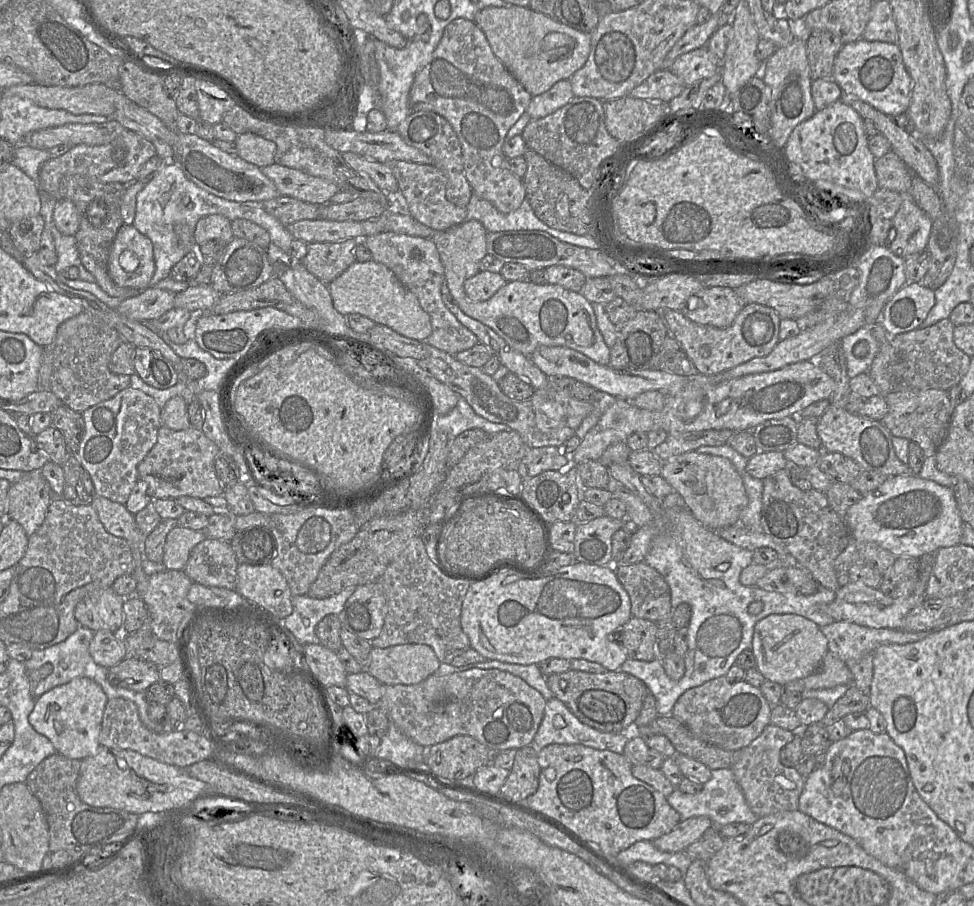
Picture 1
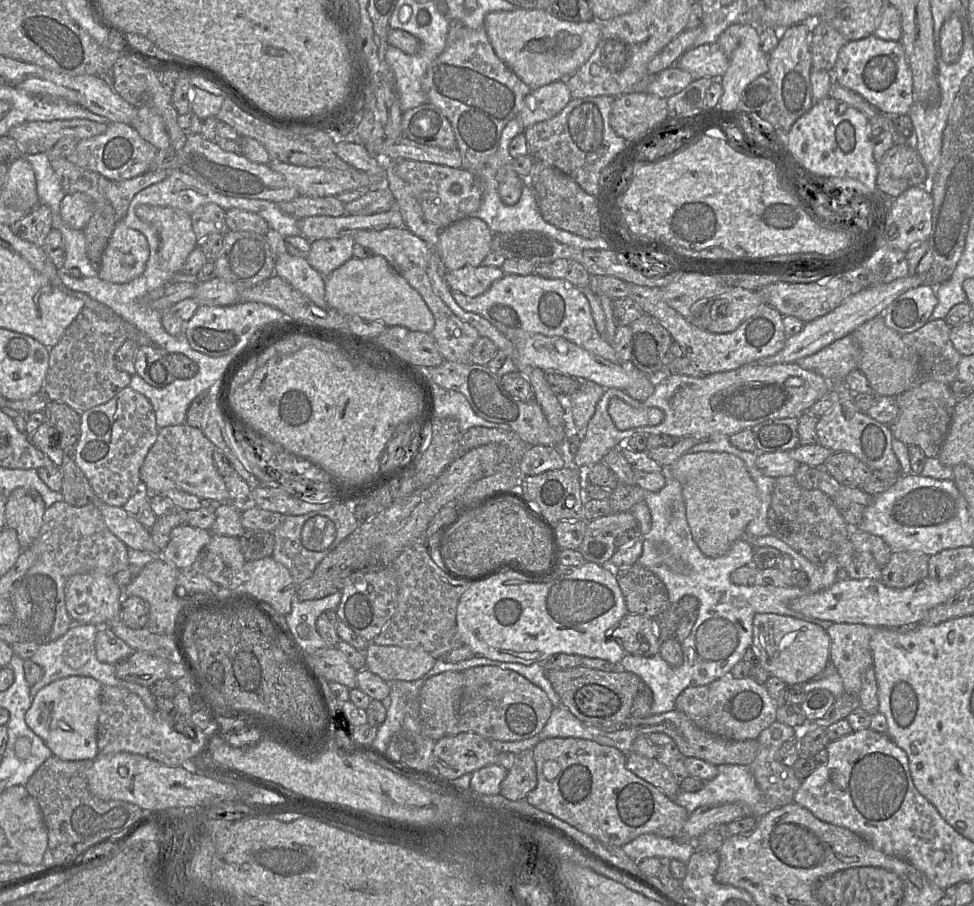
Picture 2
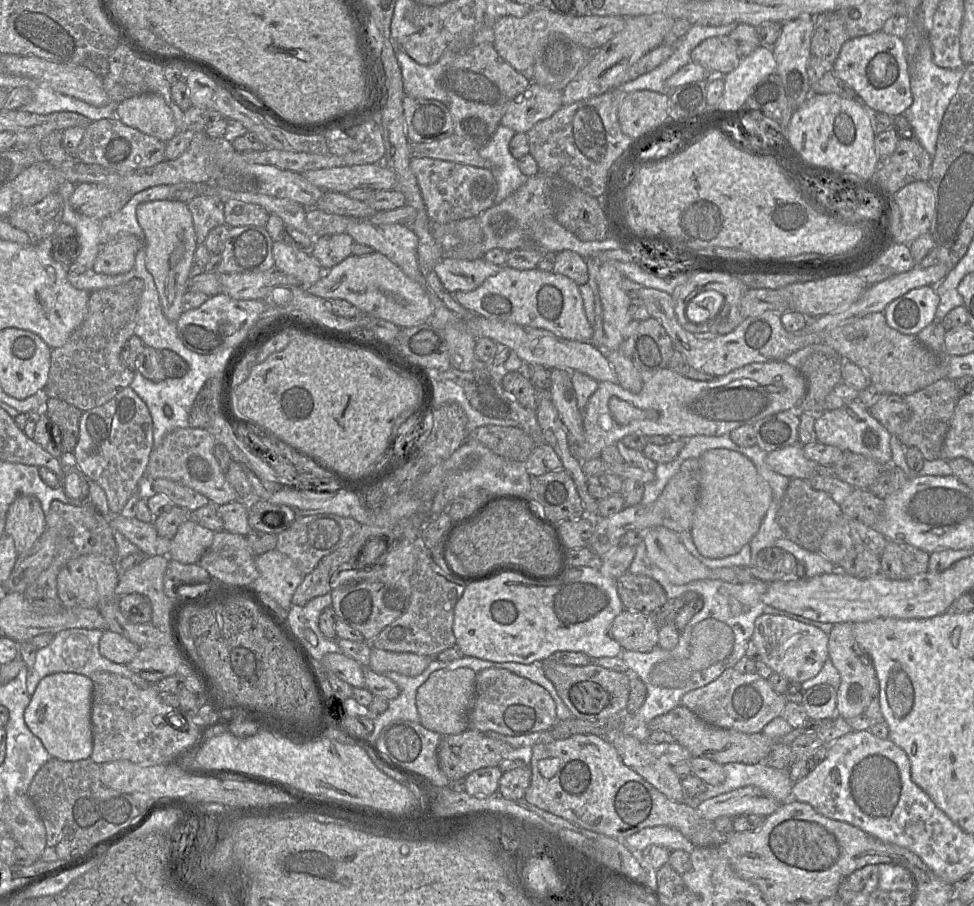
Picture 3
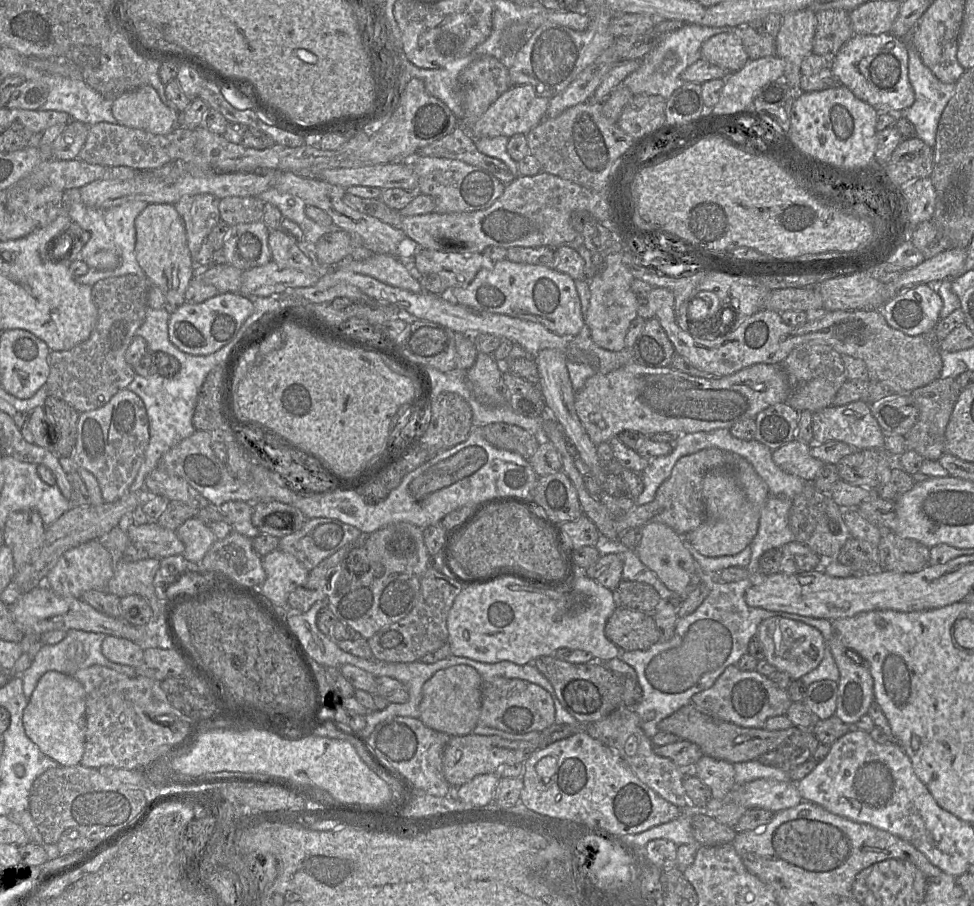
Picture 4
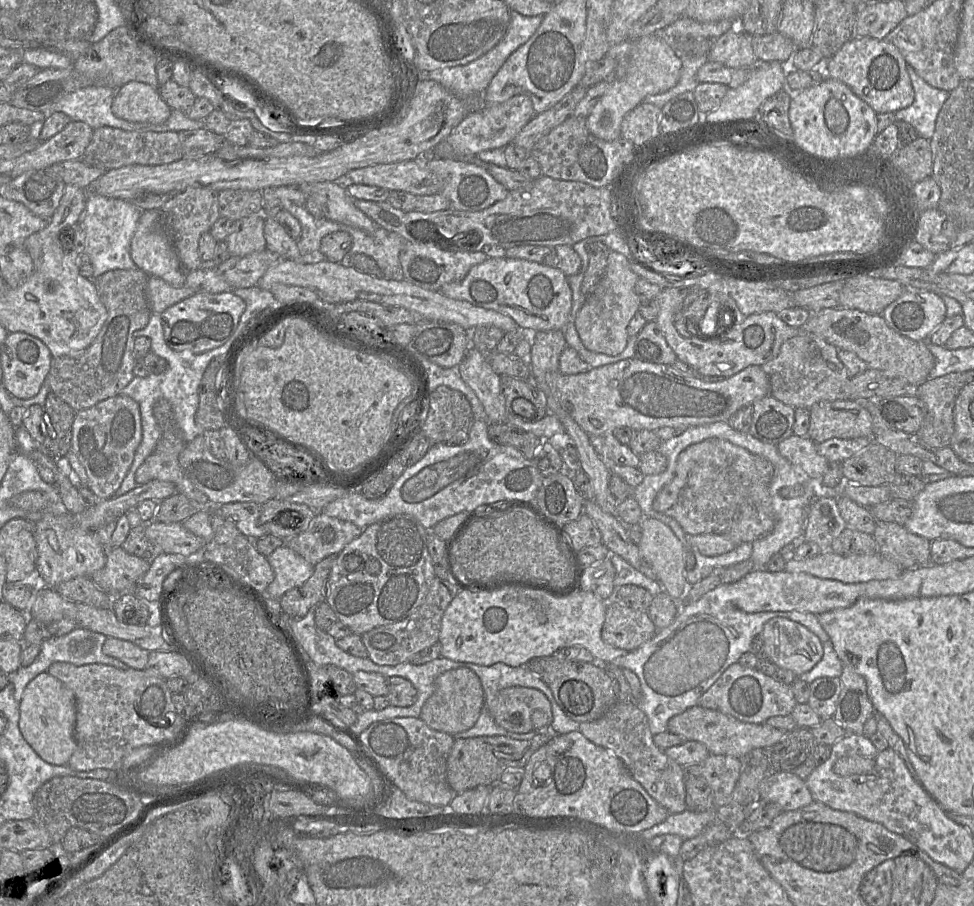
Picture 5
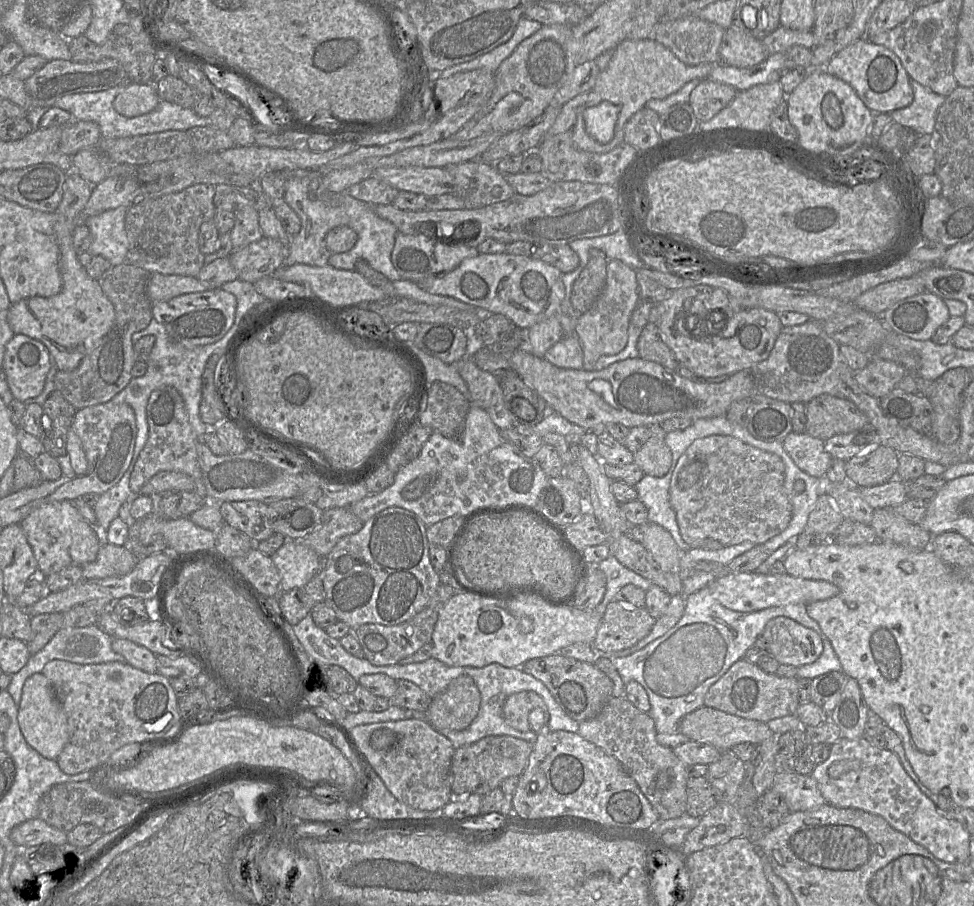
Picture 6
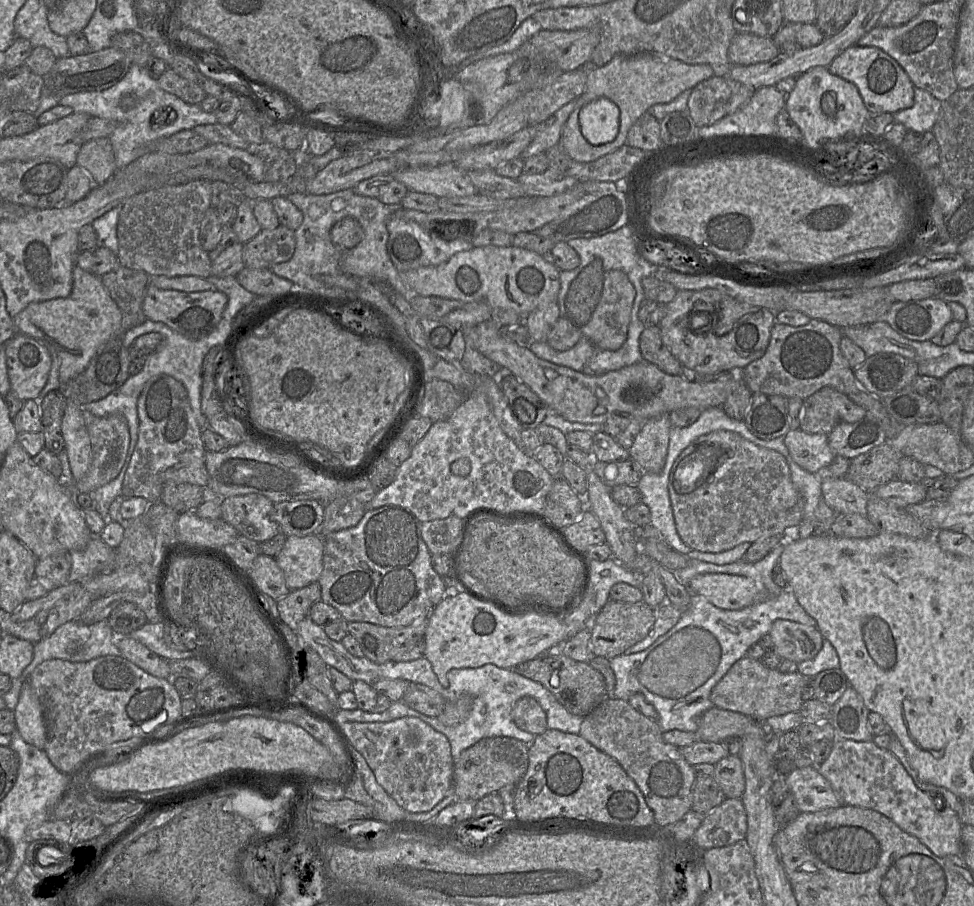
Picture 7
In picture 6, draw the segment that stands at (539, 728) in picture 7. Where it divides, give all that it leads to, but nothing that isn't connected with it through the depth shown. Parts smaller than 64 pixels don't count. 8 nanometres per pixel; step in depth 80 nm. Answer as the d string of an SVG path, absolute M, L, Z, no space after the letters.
M522 691L510 695L503 705L502 716L510 727L521 732L530 732L532 727L528 718L530 712L536 708L543 710L545 731L550 731L547 727L550 717L547 705L542 697L533 691Z

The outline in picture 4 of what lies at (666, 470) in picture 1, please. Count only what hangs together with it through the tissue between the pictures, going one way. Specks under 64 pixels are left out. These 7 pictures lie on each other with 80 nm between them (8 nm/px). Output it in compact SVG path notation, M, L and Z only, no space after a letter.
M733 456L733 466L713 470L702 481L704 521L688 533L695 550L705 557L732 556L749 546L755 537L761 512L768 499L768 486L753 466L740 456Z

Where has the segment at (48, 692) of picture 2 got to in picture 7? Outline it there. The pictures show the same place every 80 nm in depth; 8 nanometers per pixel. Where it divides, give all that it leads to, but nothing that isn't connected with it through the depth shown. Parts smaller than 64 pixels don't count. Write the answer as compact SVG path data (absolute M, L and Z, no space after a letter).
M28 680L22 685L20 698L14 710L16 729L25 742L44 750L46 726L43 706Z

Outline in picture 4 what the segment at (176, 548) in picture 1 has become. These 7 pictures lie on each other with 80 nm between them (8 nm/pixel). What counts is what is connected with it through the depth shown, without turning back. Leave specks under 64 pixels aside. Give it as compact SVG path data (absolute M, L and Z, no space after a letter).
M197 517L187 519L175 532L184 544L182 556L195 563L203 559L216 540L212 530Z

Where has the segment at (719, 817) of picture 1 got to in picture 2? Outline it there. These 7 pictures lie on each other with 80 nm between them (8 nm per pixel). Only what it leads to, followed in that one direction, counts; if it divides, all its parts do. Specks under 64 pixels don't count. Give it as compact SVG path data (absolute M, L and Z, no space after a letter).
M723 764L717 767L718 774L714 779L704 782L703 787L697 792L680 789L673 799L674 802L684 807L689 813L706 805L739 804L748 808L748 816L755 818L761 818L774 809L774 804L762 794L757 786L749 765Z

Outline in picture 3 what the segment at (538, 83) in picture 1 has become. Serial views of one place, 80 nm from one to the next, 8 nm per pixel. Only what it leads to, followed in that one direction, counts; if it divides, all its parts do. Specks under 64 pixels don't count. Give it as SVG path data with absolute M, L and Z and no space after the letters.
M539 6L532 8L521 18L514 16L499 18L493 26L493 46L506 62L531 81L534 62L552 38L567 38L585 49L597 50L622 31L625 24L626 17L597 16L593 14L578 17L566 16Z

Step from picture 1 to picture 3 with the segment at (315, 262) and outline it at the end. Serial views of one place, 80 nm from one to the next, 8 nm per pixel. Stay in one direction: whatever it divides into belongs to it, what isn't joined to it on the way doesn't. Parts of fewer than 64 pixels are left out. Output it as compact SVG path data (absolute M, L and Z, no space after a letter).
M345 233L317 237L314 241L312 257L324 271L331 269L352 254L355 242Z

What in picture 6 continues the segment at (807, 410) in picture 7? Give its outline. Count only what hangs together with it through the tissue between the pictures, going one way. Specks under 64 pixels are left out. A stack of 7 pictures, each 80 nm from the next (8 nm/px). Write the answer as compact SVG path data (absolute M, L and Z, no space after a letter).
M829 394L819 395L806 403L805 432L821 440L827 440L838 434L846 434L862 428L868 419L857 406L847 400Z

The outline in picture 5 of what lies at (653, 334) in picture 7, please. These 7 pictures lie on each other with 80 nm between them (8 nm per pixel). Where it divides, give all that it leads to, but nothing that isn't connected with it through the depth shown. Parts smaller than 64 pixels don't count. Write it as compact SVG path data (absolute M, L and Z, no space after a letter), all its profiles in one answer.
M656 321L647 322L636 336L634 358L643 362L664 365L673 365L677 360Z

